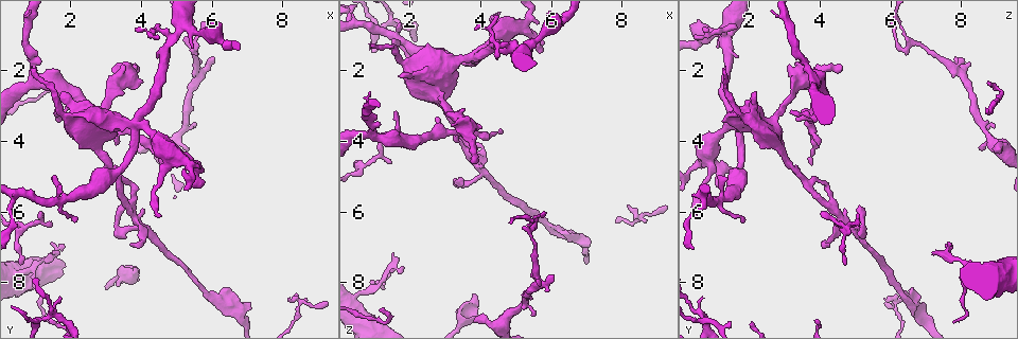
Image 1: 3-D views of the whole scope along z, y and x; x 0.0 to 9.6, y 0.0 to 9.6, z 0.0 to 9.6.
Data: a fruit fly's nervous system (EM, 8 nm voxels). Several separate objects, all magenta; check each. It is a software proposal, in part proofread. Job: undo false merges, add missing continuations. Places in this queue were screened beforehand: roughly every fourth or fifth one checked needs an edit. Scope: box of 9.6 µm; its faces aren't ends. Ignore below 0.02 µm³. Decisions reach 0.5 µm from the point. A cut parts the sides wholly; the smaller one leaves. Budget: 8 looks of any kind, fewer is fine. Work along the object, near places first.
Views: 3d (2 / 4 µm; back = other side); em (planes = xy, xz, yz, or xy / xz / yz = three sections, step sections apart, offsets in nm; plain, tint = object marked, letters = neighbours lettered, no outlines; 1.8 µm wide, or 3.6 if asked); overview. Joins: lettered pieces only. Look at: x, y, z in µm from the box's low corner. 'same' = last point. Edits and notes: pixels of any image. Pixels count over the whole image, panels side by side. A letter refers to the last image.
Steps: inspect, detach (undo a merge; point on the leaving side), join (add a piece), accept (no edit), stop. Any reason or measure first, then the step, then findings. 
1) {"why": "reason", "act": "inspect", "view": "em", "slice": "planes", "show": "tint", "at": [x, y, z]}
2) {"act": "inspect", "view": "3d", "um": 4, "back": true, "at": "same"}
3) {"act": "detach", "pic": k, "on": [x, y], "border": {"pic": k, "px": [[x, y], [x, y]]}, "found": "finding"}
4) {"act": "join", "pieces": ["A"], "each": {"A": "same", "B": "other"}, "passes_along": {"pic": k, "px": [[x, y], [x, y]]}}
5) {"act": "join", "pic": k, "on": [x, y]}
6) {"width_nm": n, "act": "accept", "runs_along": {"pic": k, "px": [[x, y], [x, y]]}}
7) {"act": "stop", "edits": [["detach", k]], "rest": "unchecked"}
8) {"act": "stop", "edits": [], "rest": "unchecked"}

{"why": "thick turns thin", "act": "inspect", "view": "em", "um": 3.6, "slice": "planes", "show": "letters", "at": [4.85, 4.15, 8.95]}

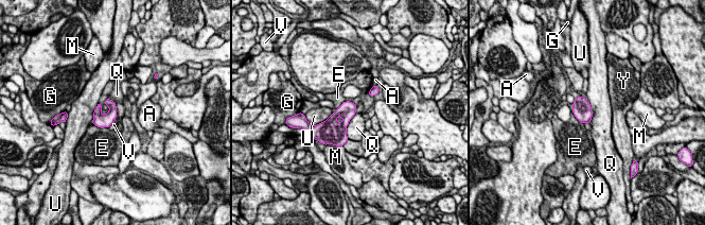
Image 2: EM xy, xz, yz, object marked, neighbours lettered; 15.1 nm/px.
{"act": "accept", "each": {"A": "other", "E": "other", "G": "other", "M": "other", "Q": "other", "U": "other", "V": "other", "Y": "other"}, "border": {"pic": 2, "px": [[355, 113], [347, 126], [347, 138]]}, "found": "continuous, no second cell"}

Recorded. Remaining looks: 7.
{"why": "branch stops here", "act": "inspect", "view": "3d", "um": 4, "at": [6.05, 1.65, 7.80]}

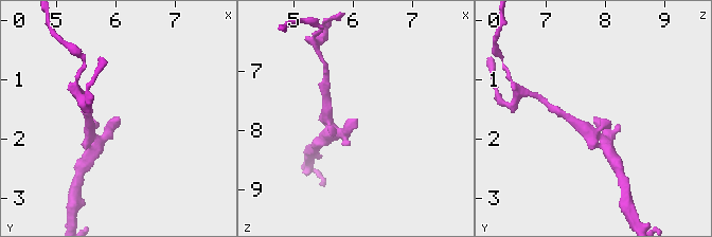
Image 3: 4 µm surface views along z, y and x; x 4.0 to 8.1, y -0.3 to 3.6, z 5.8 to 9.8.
{"act": "inspect", "view": "em", "slice": "planes", "show": "tint", "at": [6.05, 1.65, 7.80]}

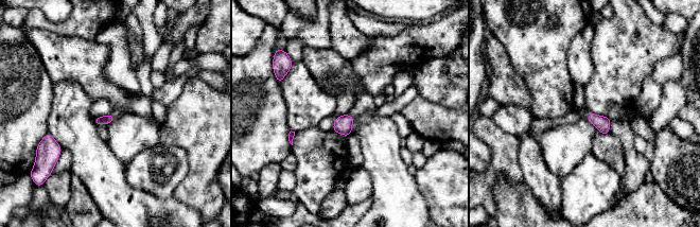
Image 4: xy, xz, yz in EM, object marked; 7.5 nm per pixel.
{"why": "what lies round it", "act": "inspect", "view": "em", "slice": "planes", "show": "letters", "at": "same"}

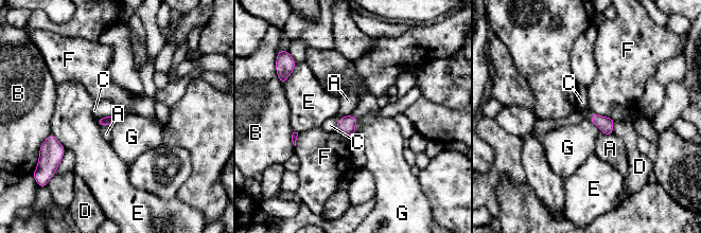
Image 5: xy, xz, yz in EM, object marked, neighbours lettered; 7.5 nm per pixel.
{"longest_contact_nm": ["E", 170], "act": "accept", "each": {"A": "other", "B": "other", "C": "other", "D": "other", "E": "other", "F": "other", "G": "other"}, "border": {"pic": 5, "px": [[344, 117], [337, 121], [333, 130]]}, "found": "no lettered piece goes on from it"}

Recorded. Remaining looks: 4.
{"why": "branch stops here", "act": "inspect", "view": "3d", "um": 4, "at": [5.80, 5.20, 1.20]}

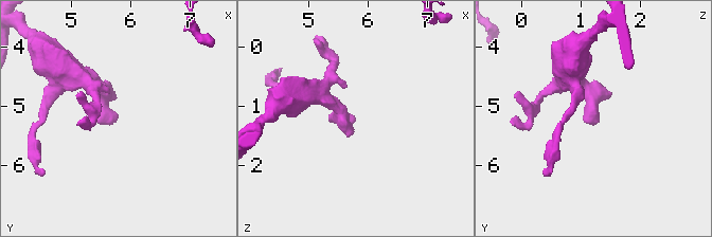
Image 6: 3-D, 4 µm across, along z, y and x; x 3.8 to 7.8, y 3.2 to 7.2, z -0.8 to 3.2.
{"why": "now the EM", "act": "inspect", "view": "em", "slice": "yz", "step": 16, "show": "letters", "at": [5.75, 5.15, 1.25]}

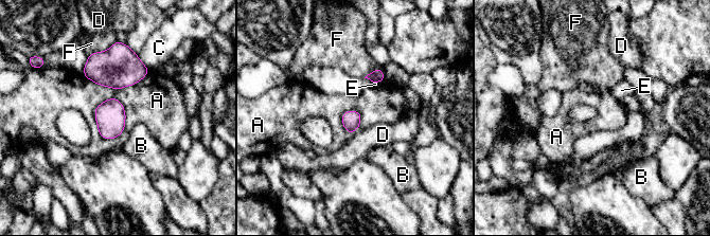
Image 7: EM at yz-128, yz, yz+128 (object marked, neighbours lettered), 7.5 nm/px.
{"act": "inspect", "view": "em", "slice": "planes", "show": "letters", "at": "same"}

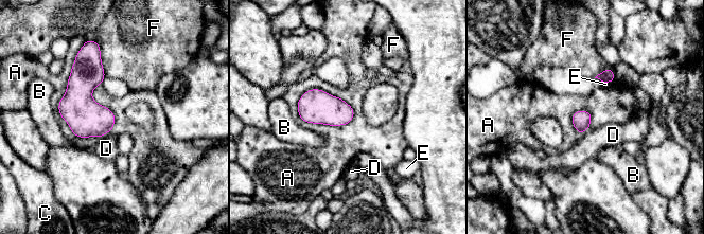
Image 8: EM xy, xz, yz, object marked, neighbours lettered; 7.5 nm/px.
{"width_nm": 150, "longest_contact_nm": ["A", 460], "act": "accept", "each": {"A": "other", "B": "other", "C": "other", "D": "other", "E": "other", "F": "other"}, "found": "none of them fits"}

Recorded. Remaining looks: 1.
{"act": "stop", "edits": [], "rest": "unchecked"}

